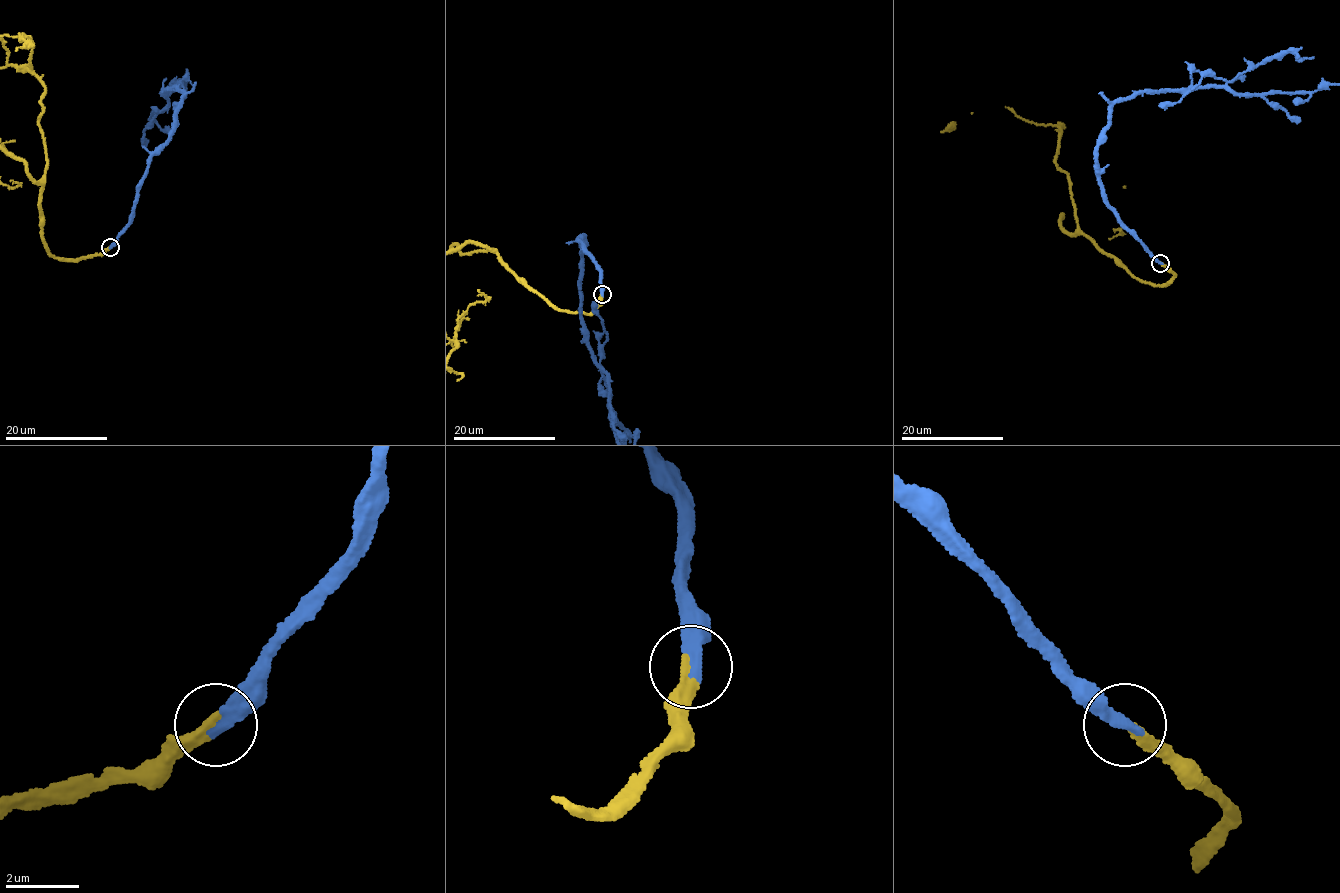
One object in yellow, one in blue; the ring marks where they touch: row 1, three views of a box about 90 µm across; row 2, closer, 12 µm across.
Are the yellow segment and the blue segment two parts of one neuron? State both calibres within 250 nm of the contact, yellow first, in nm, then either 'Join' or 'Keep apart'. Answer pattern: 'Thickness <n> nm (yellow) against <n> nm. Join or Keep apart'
Thickness 300 nm (yellow) against 360 nm. Join

